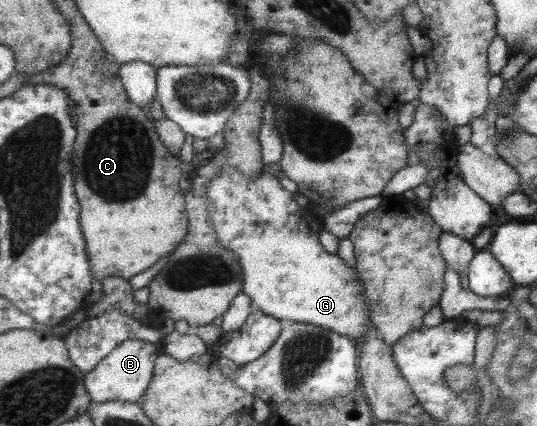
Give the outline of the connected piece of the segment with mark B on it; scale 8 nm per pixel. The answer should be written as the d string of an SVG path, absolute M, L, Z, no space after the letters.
M135 339L120 342L91 372L85 373L84 384L90 400L98 403L107 401L139 403L154 378L154 365L158 356L159 342L150 343Z

